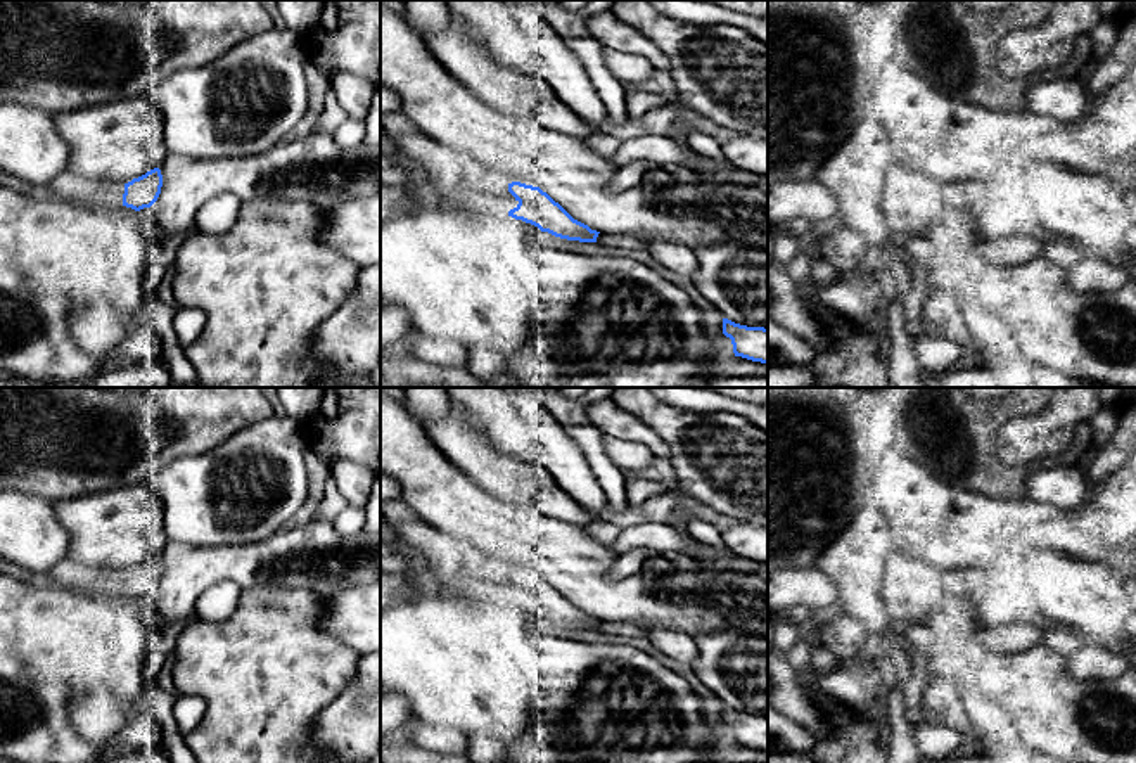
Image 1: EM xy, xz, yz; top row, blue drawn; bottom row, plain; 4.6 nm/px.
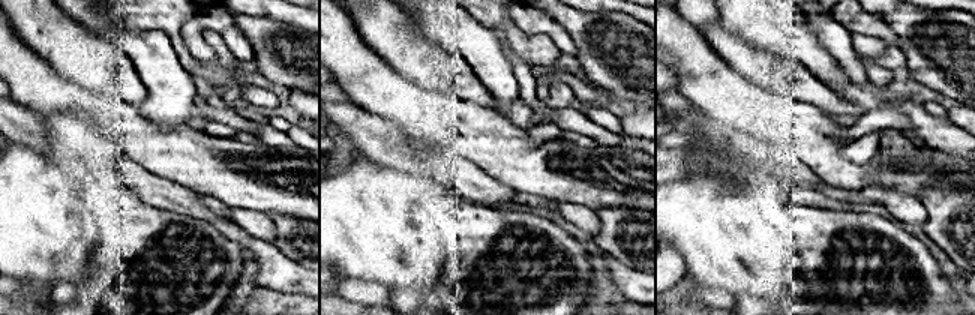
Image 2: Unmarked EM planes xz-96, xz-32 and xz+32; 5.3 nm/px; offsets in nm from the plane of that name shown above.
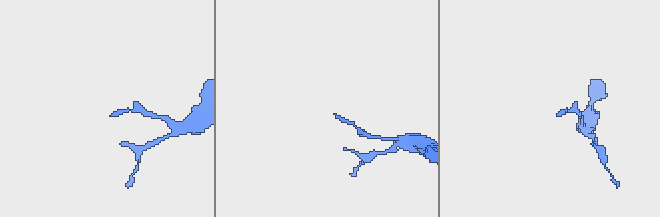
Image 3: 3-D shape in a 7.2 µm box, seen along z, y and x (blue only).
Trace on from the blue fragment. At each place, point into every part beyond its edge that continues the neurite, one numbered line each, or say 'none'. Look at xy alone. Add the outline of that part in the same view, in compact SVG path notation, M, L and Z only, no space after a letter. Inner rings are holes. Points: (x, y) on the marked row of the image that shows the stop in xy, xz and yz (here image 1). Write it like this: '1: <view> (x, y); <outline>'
1: xy (70, 187); M71 170L59 175L48 187L61 201L100 208L116 208L124 194L123 183L85 180L76 176Z

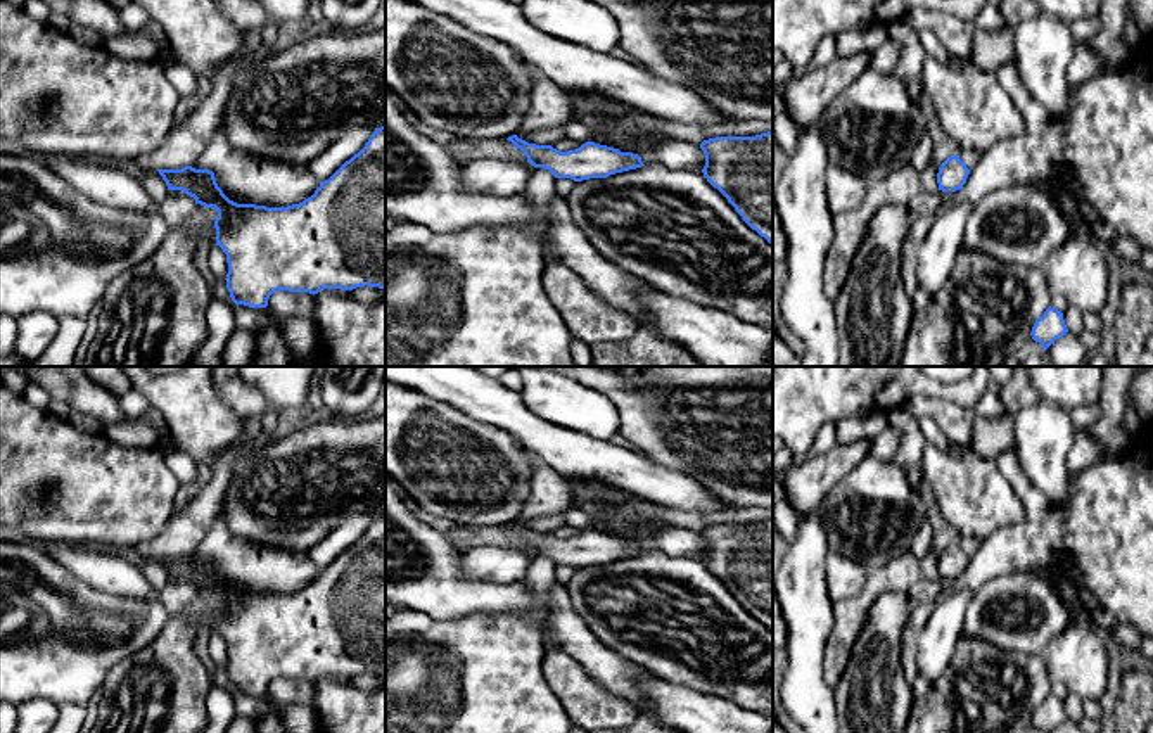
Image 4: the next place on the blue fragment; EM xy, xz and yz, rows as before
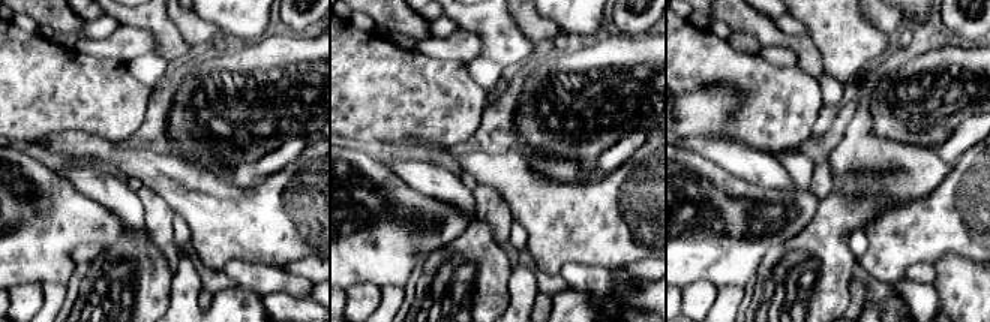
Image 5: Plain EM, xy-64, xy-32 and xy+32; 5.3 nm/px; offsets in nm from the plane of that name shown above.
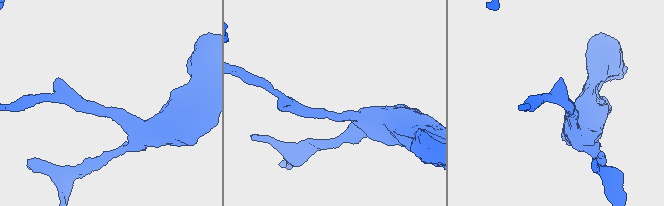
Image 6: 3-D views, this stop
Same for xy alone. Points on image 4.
none

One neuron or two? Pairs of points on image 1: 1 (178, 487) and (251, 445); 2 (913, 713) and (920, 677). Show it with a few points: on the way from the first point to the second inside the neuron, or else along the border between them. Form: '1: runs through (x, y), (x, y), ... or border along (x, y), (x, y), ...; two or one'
1: runs through (196, 487), (210, 487), (234, 462); one
2: runs through (913, 705), (915, 686); one

